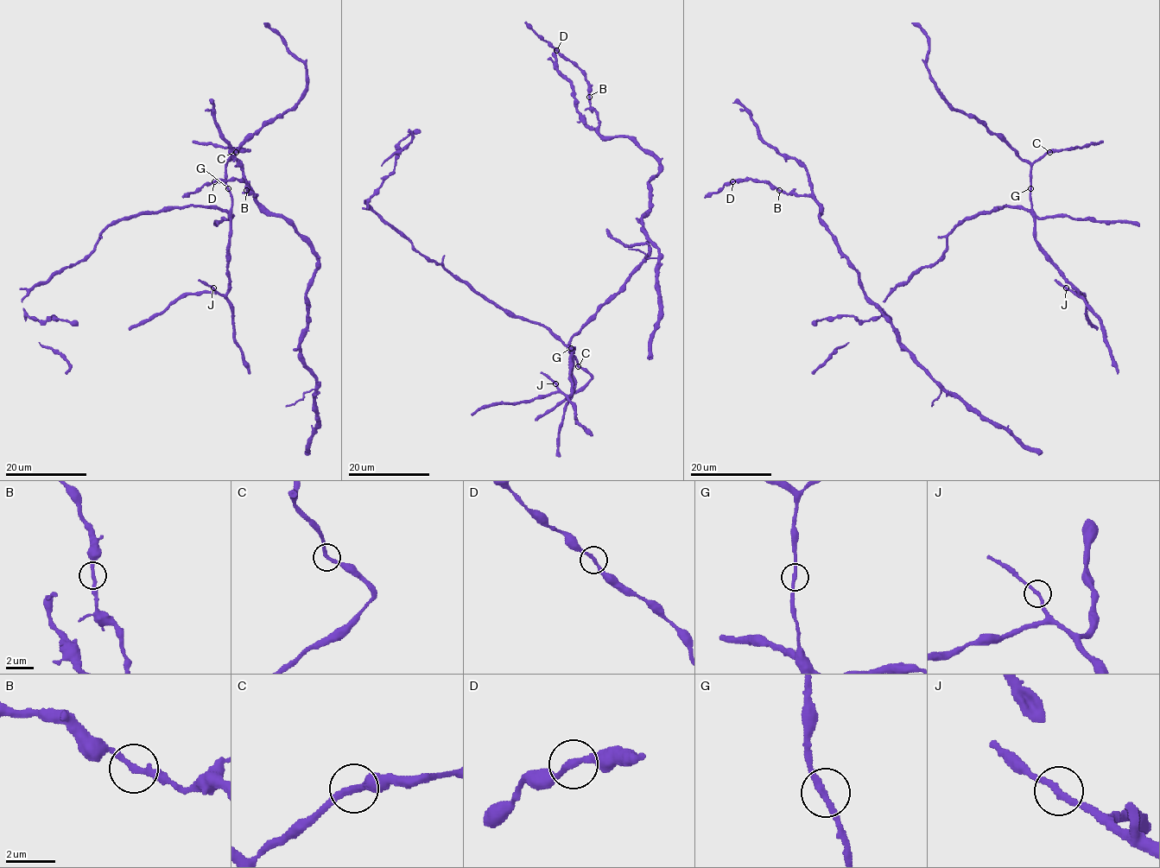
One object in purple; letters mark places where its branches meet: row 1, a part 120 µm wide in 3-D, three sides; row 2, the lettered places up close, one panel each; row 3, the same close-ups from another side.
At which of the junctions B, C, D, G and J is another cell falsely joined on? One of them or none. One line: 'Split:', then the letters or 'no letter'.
Split: no letter

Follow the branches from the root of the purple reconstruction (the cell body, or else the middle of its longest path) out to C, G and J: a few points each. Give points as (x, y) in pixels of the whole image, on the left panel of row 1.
C: (250, 373), (234, 338), (233, 306), (226, 297), (232, 197), (226, 184), (225, 164), (235, 152)
G: (250, 373), (249, 364), (234, 338), (233, 306), (226, 297), (229, 281), (229, 211), (232, 203), (228, 188)
J: (250, 373), (249, 364), (234, 338), (233, 306), (213, 288)

